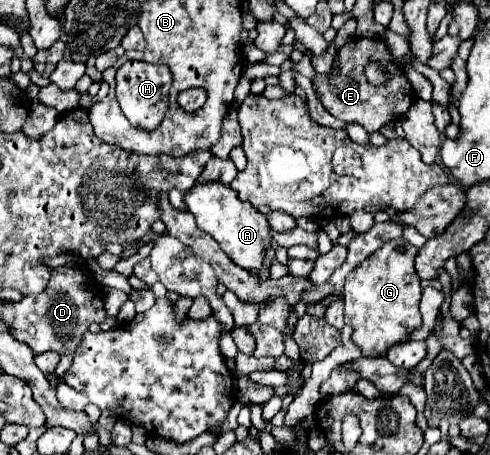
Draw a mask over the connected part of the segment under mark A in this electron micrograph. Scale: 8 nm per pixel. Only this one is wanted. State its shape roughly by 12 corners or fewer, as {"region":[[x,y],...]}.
{"region":[[221,182],[185,194],[197,226],[241,268],[261,270],[271,226]]}

